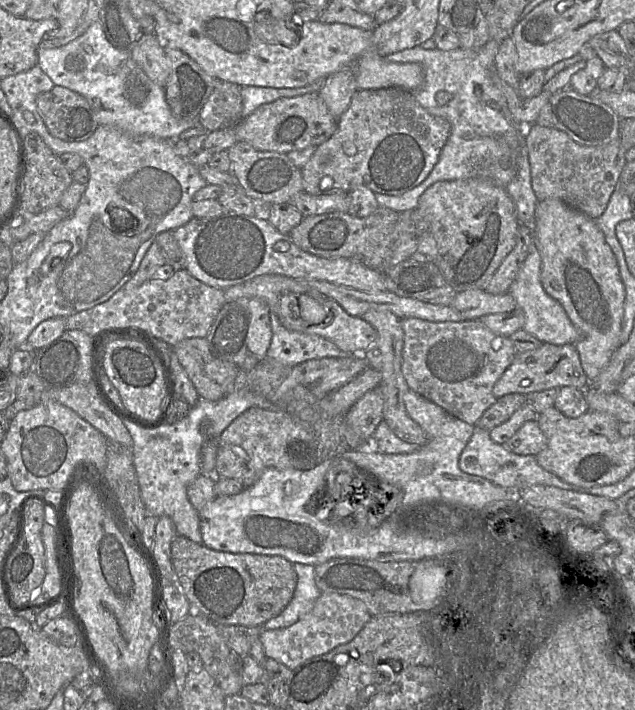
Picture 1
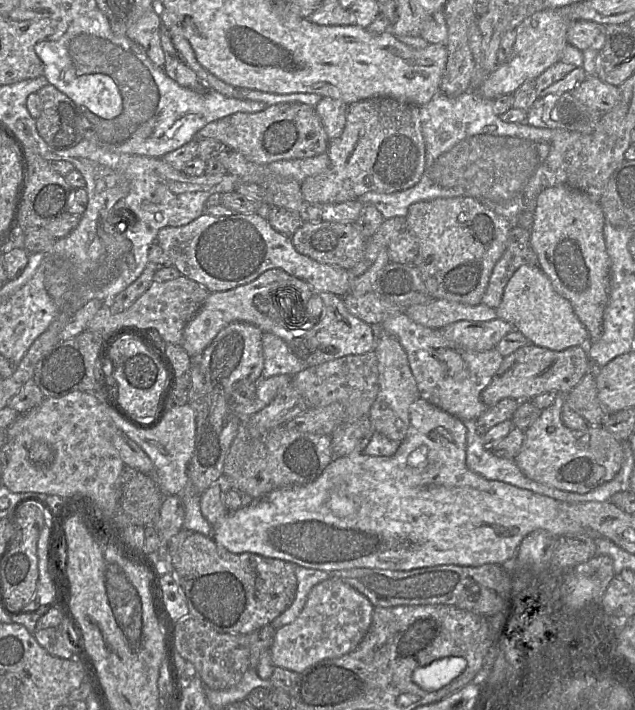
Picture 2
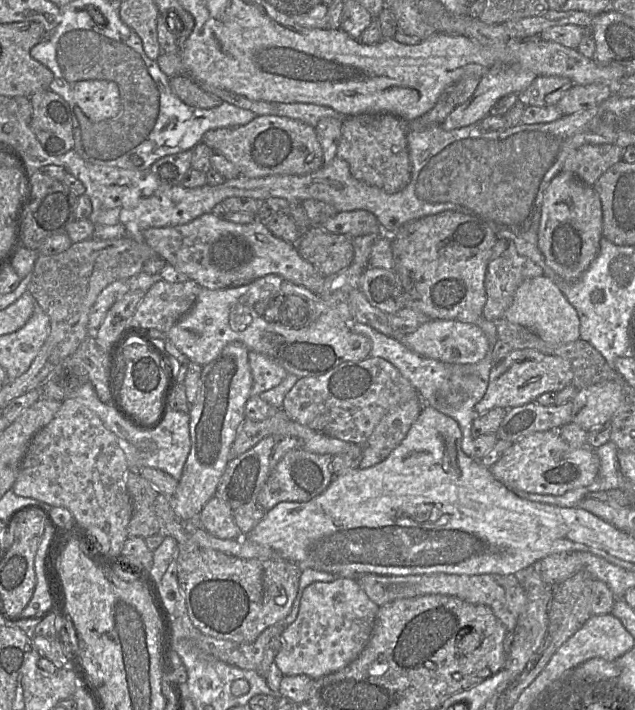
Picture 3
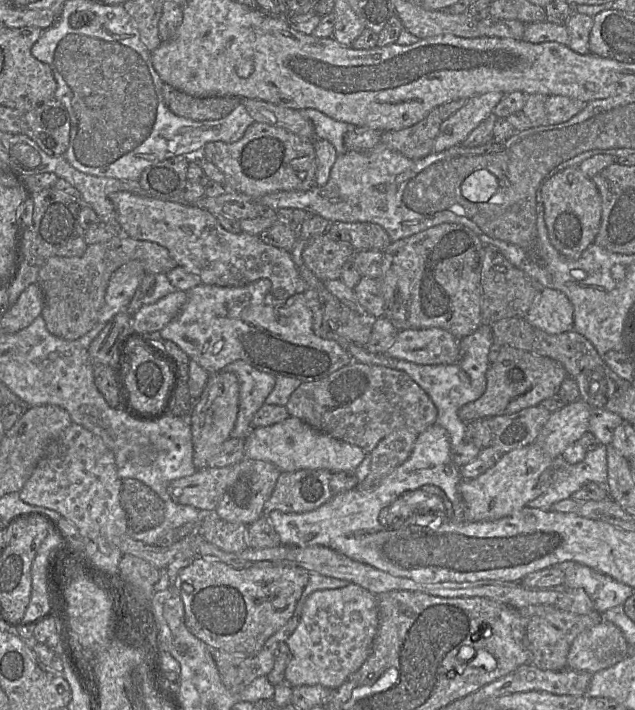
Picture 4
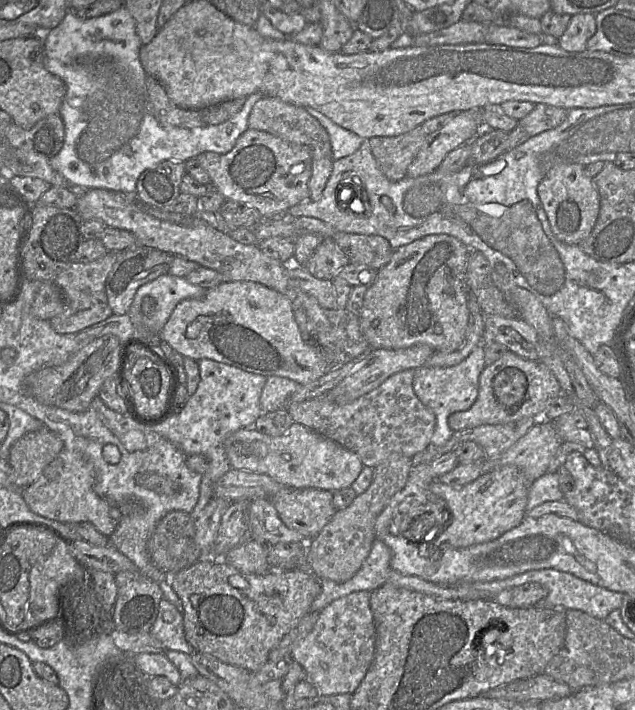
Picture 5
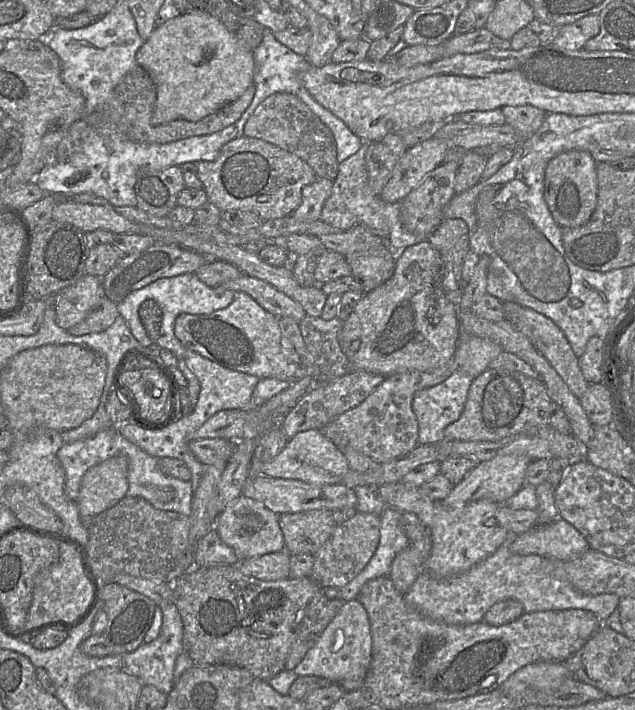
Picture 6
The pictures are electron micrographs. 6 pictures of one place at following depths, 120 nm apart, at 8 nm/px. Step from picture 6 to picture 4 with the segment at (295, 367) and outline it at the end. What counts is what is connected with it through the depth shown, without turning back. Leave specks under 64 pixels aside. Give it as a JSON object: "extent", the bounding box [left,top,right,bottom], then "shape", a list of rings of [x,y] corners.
{"extent":[161,279,353,382],"shape":[[[260,279],[240,287],[220,287],[200,284],[189,290],[187,301],[179,315],[161,331],[164,340],[174,342],[190,360],[197,362],[209,374],[235,361],[244,361],[258,371],[277,377],[289,377],[304,382],[323,379],[353,362],[346,346],[336,340],[324,339],[313,331],[313,315],[305,296],[299,293],[281,301],[271,292],[269,279]]]}

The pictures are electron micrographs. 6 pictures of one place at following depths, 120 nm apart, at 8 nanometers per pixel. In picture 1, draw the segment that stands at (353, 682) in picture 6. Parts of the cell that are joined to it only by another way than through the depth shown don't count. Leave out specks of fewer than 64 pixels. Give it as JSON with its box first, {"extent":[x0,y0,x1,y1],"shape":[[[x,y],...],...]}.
{"extent":[258,593,371,670],"shape":[[[321,593],[311,612],[304,618],[286,628],[262,628],[258,640],[262,643],[267,658],[277,660],[294,670],[309,659],[350,642],[371,617],[361,600],[337,593]]]}

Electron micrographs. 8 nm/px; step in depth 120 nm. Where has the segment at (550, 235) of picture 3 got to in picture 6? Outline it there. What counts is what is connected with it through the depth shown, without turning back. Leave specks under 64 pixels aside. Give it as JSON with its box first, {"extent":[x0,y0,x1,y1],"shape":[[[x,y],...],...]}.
{"extent":[543,150,597,228],"shape":[[[584,150],[564,151],[553,157],[544,172],[543,197],[556,223],[562,228],[585,224],[597,205],[596,163]]]}

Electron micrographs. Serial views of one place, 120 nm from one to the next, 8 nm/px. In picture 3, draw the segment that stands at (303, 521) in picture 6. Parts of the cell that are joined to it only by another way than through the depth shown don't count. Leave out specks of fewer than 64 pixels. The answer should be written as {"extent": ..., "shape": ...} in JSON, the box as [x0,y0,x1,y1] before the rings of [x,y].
{"extent":[256,447,333,511],"shape":[[[302,447],[291,449],[272,471],[257,496],[256,504],[263,510],[269,511],[281,502],[307,502],[320,495],[333,479],[331,472],[332,457],[327,454],[315,454]]]}

